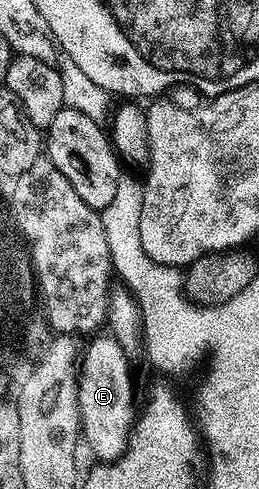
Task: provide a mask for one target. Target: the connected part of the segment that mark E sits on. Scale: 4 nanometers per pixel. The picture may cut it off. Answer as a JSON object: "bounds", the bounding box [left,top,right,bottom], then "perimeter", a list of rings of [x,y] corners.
{"bounds":[75,336,133,462],"perimeter":[[[111,336],[105,338],[94,337],[89,347],[85,350],[85,355],[81,358],[81,375],[77,378],[77,390],[75,386],[75,400],[79,404],[77,414],[81,420],[80,437],[89,445],[91,453],[101,462],[114,462],[121,458],[129,447],[129,437],[133,433],[133,374],[129,371],[130,355],[125,353],[116,340]]]}

